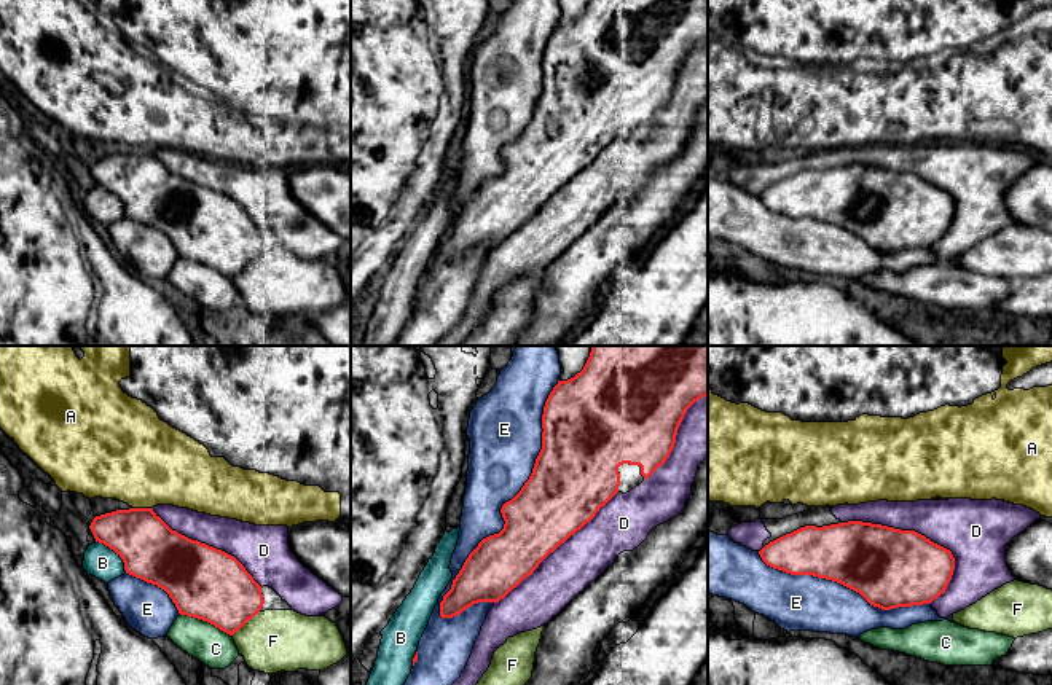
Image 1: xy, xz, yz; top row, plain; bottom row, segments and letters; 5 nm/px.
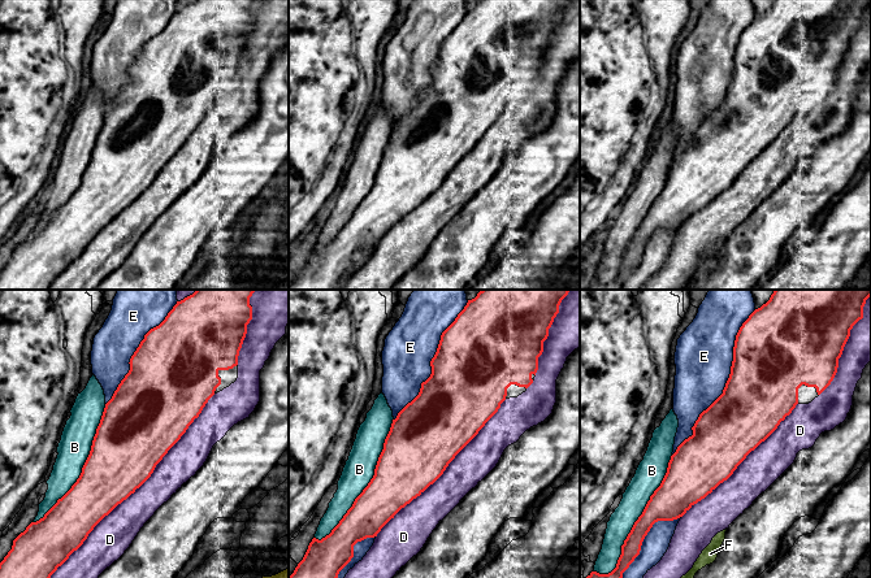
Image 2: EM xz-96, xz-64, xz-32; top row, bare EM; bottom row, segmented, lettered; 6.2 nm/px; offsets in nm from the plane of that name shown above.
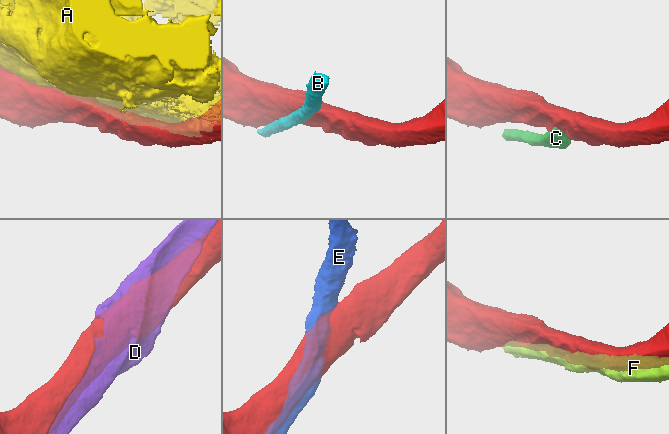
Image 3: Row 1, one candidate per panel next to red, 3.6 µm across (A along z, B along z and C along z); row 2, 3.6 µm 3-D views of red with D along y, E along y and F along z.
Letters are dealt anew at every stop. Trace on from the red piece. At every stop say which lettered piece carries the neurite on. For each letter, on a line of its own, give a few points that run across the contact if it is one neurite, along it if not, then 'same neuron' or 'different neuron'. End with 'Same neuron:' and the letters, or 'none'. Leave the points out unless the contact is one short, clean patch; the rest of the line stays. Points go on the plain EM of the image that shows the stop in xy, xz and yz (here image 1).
A: different neuron
B: different neuron
C: different neuron
D: different neuron
E: different neuron
F: different neuron
Same neuron: none

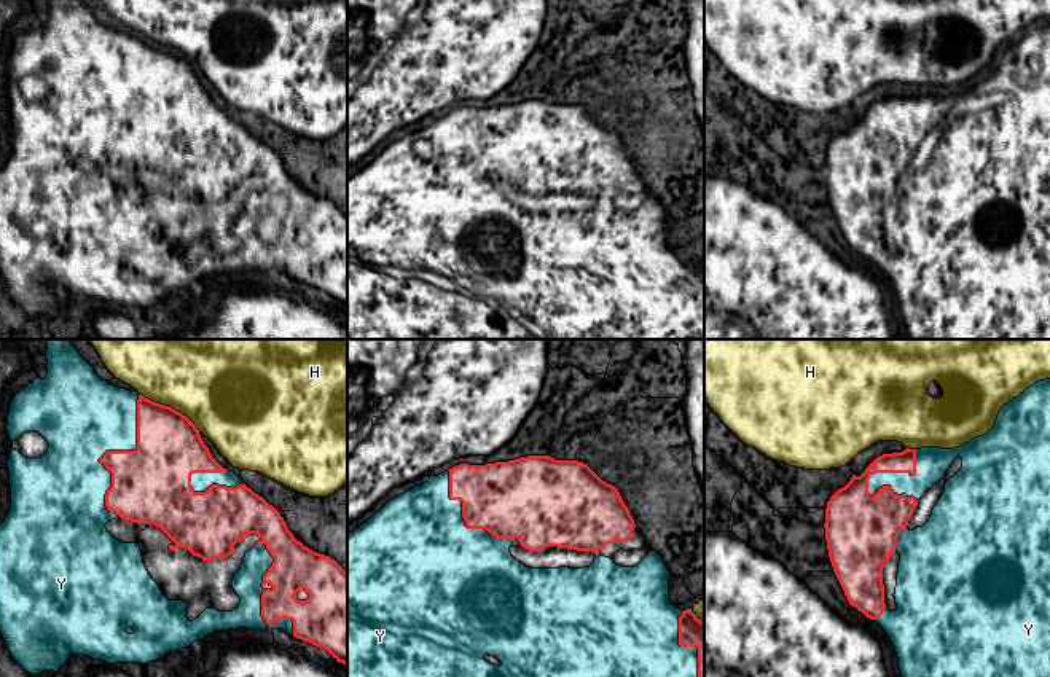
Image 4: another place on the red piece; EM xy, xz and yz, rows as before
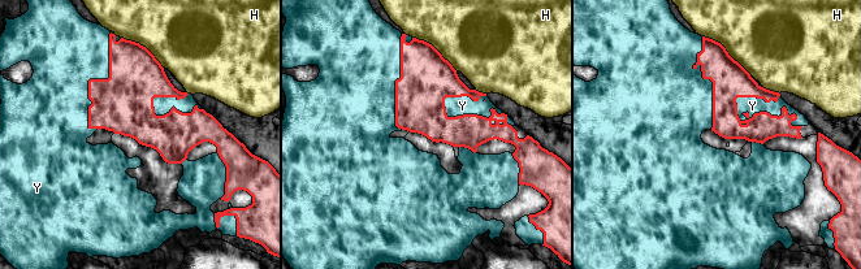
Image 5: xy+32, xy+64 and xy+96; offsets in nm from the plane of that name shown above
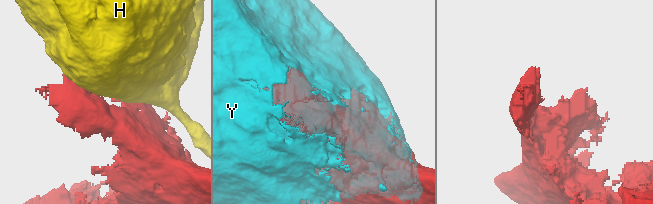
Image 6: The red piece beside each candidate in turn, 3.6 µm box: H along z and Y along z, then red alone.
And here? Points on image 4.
H: different neuron
Y: same neuron
Same neuron: Y

